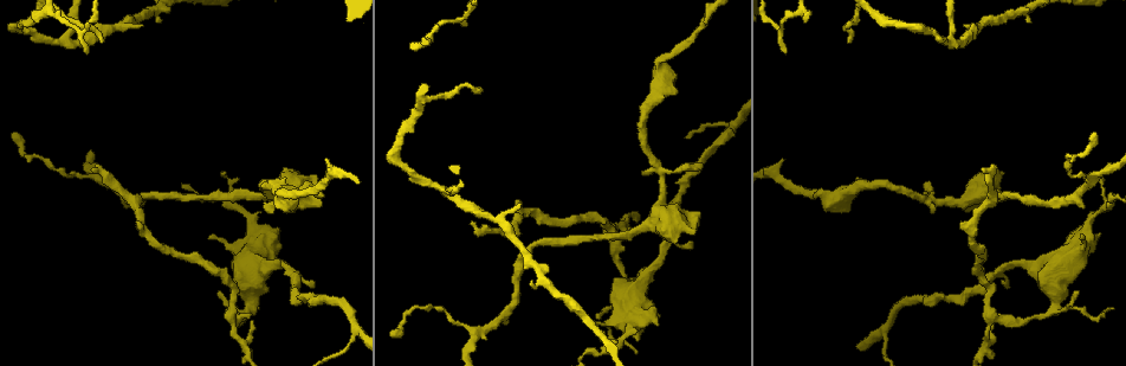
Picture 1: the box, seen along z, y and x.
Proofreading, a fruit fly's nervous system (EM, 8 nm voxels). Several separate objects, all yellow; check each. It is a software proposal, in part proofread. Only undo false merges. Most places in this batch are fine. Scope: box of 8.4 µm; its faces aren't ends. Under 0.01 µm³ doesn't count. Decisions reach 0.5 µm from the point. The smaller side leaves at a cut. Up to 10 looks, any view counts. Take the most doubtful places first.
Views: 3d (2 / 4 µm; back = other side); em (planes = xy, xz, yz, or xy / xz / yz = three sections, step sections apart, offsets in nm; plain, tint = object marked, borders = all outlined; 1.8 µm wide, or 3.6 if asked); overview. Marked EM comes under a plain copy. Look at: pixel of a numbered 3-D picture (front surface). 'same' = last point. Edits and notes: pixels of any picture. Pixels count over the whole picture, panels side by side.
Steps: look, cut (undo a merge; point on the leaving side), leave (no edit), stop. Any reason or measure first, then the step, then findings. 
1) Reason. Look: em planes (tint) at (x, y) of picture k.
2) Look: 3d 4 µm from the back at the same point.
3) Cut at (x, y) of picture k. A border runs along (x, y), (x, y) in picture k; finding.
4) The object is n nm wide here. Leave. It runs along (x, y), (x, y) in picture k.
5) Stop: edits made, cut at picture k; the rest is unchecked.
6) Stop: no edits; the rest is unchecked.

A fork. Look: em planes (tint) at (1051, 311) of picture 1.

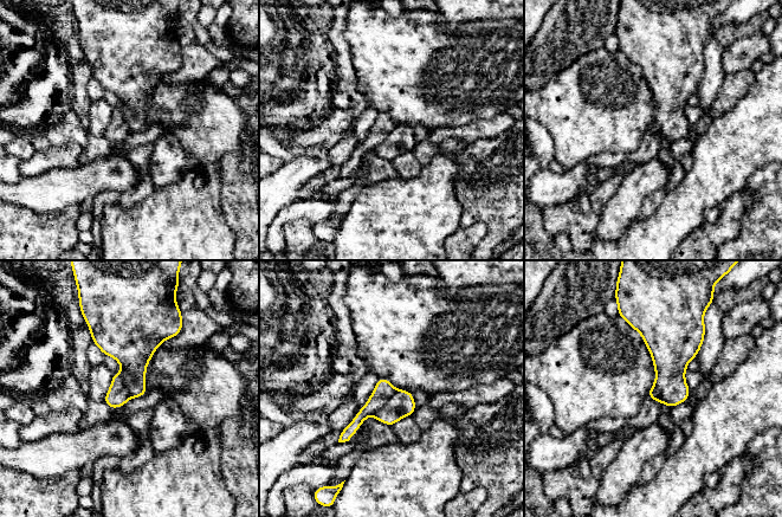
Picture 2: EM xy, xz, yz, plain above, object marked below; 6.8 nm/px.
Cut at (383, 389) of picture 2. A border runs along (396, 389), (388, 401), (373, 414) in picture 2; two cells meet here.

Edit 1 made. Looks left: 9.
Look: overview.

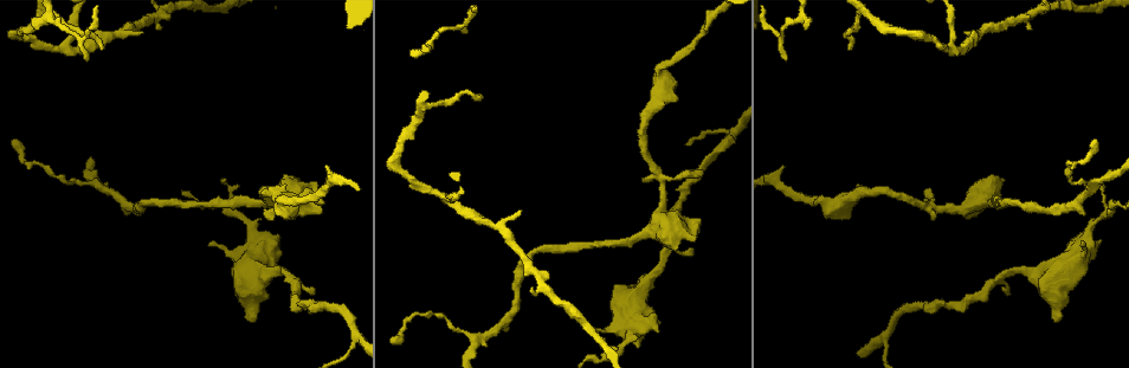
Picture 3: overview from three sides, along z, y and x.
Three arms meet. Look: em planes (tint) at (69, 46) of picture 3.

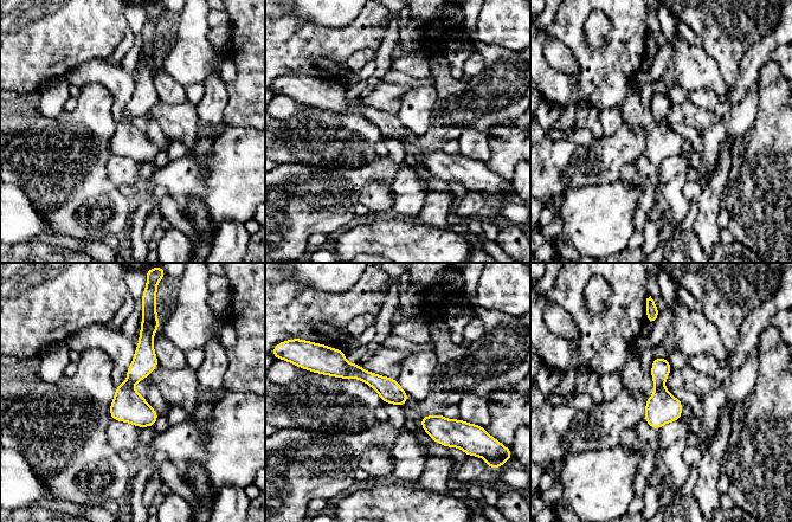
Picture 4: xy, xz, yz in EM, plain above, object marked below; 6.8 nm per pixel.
Leave. It runs along (146, 326), (145, 361), (129, 382), (140, 424) in picture 4; continuous, no second cell.

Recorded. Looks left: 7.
Sudden change in width. Look: em planes (tint) at (660, 226) of picture 3.

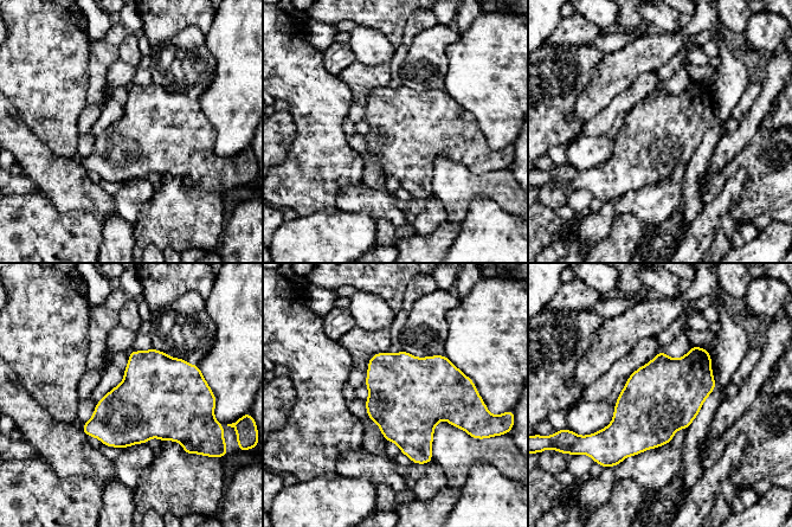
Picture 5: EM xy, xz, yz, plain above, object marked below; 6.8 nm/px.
The object is 500 nm wide here. Leave. One cell here.

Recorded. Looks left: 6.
Stop: edits made, cut at picture 2; the rest is unchecked.

